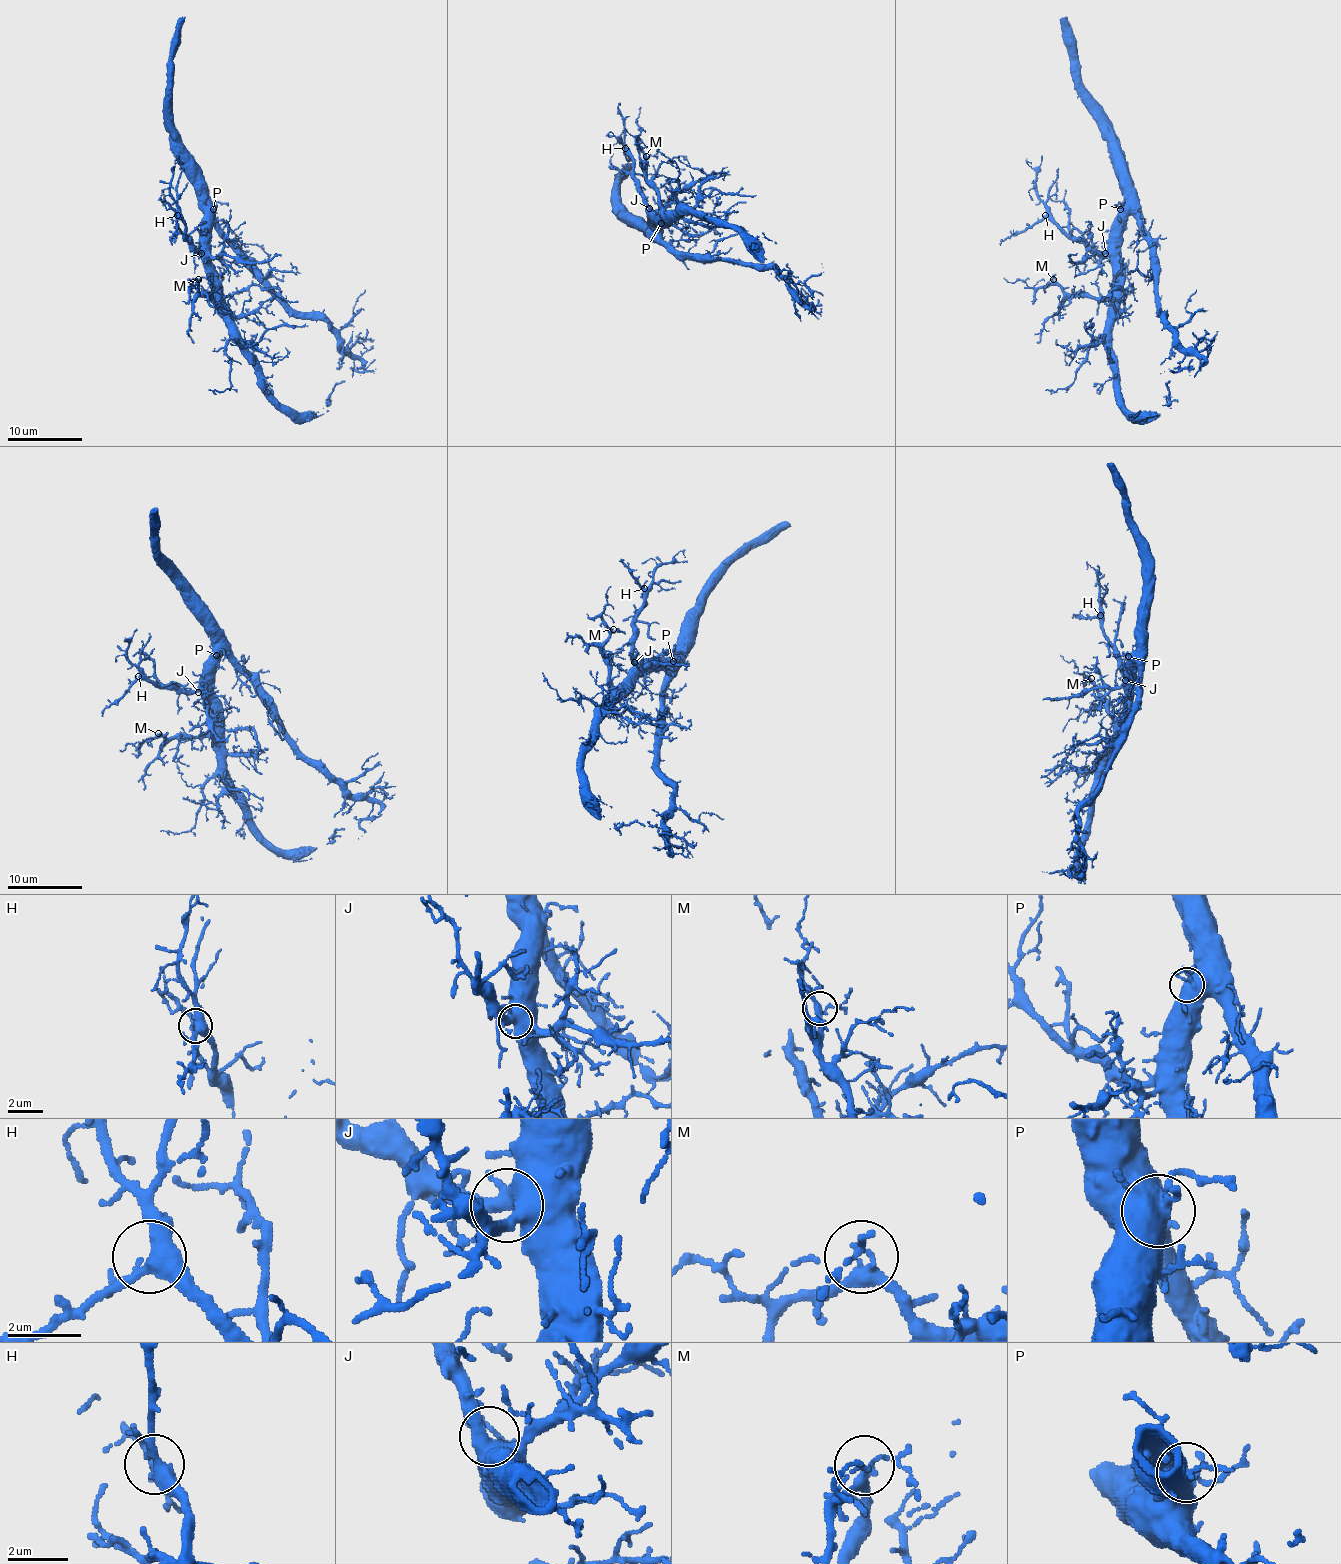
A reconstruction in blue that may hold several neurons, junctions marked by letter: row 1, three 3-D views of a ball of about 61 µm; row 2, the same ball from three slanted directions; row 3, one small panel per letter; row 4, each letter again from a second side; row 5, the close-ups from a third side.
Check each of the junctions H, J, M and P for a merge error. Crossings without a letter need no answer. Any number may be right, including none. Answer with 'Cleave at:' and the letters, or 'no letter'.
Cleave at: no letter

